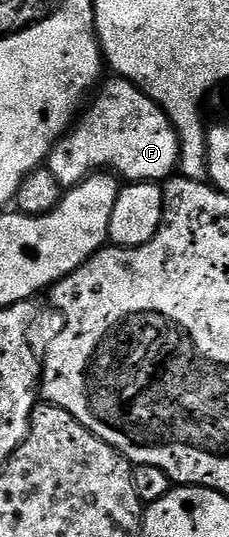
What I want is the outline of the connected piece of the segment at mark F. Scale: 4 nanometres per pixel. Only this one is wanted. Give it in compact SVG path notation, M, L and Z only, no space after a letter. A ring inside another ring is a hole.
M115 75L109 78L109 81L104 79L99 82L91 98L92 106L90 101L71 130L50 151L46 167L50 175L58 179L61 187L81 185L92 174L101 171L111 171L117 178L128 183L163 183L177 172L180 164L180 136L176 134L166 111L162 111L162 107L158 107L158 103L154 103L154 99L147 97L132 81Z

